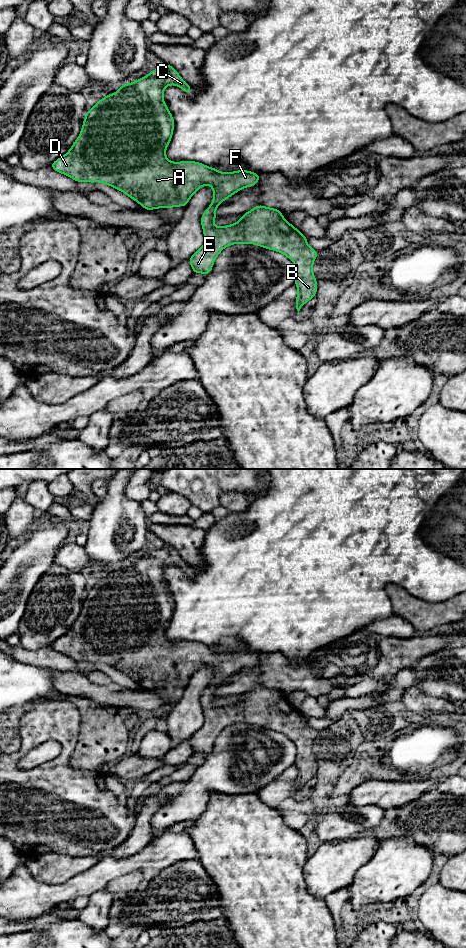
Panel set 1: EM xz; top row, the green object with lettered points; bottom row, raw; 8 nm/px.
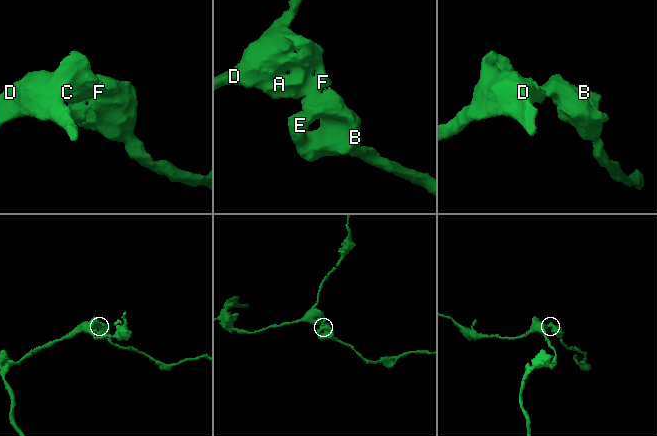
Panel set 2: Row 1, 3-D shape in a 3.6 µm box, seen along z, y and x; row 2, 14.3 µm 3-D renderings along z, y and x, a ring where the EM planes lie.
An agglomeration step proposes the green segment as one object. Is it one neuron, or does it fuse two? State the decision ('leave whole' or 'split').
leave whole

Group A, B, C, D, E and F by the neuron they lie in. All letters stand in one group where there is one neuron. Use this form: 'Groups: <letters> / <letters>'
Groups: A B C D E F

